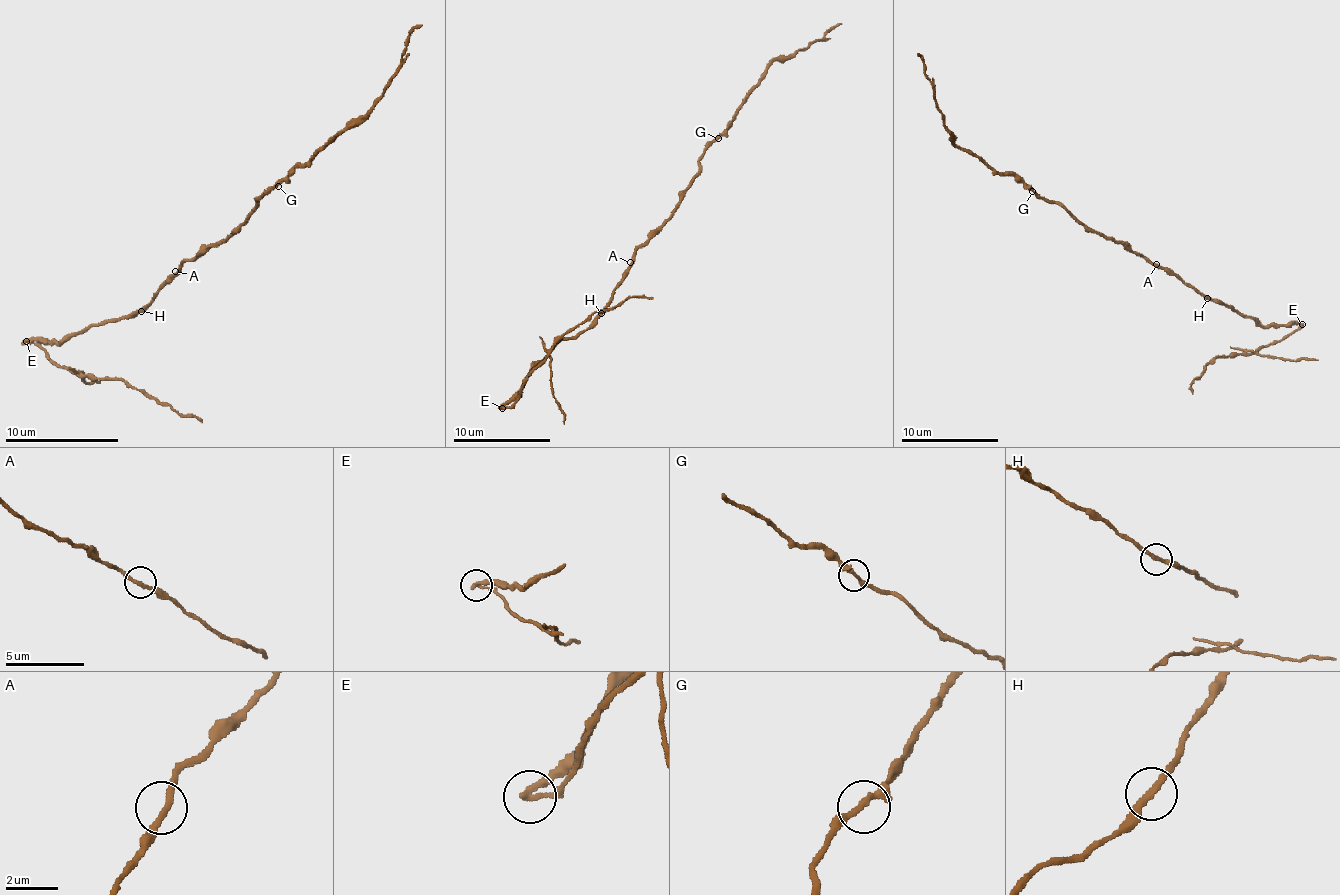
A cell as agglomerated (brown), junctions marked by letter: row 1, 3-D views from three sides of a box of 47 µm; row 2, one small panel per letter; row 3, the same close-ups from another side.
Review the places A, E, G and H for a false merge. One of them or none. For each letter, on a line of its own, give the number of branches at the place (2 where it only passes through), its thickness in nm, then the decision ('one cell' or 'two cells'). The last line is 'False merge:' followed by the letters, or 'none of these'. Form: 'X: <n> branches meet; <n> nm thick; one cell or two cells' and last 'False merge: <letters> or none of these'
A: 2 branches meet; 240 nm thick; one cell
E: 2 branches meet; 240 nm thick; two cells
G: 2 branches meet; 240 nm thick; one cell
H: 2 branches meet; 260 nm thick; one cell
False merge: E

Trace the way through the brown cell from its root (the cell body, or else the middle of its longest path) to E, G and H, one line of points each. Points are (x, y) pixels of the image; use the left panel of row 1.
E: (178, 268), (144, 308), (122, 319), (90, 325), (62, 342), (25, 342)
G: (178, 268), (187, 260), (198, 257), (209, 245), (221, 243), (249, 214), (258, 200), (278, 186)
H: (178, 268), (141, 311)

